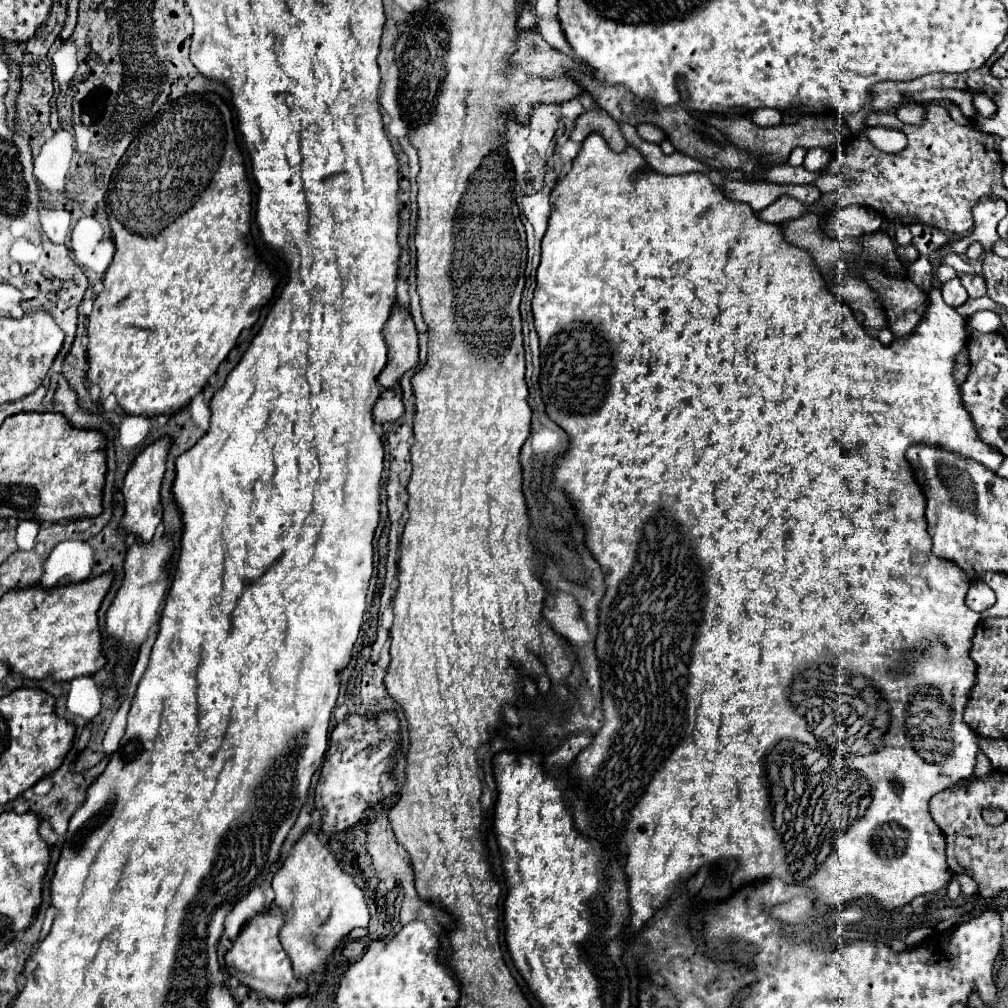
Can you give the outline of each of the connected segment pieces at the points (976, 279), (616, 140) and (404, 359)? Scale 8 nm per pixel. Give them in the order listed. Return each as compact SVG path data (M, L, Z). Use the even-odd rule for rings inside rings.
M962 274L962 284L968 290L970 298L978 298L986 294L986 282L982 276L972 276L972 274Z
M590 110L586 114L582 114L578 120L576 120L576 126L574 126L574 132L570 134L570 140L574 142L582 142L588 134L600 134L602 138L606 138L608 146L614 150L614 152L622 152L628 142L624 140L624 136L620 134L620 128L618 124L612 120L612 116L606 112L606 110Z
M394 304L382 334L388 346L388 364L378 376L378 382L384 388L396 388L402 374L418 362L418 332L410 310Z

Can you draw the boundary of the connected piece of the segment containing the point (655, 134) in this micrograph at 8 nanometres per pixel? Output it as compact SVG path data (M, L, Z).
M640 124L640 138L654 142L654 144L660 144L664 140L664 132L652 124Z

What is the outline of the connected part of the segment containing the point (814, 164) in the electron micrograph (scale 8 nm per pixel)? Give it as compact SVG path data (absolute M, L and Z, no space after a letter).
M813 148L807 151L803 166L808 172L820 174L830 164L830 160L832 160L832 152L830 150Z

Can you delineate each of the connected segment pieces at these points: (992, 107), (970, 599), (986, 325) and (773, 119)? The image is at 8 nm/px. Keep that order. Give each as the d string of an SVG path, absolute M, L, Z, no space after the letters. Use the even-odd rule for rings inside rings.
M978 94L976 98L974 98L974 106L976 106L976 110L978 110L978 114L980 116L994 116L994 112L996 112L996 104L992 102L992 98L988 98L986 94Z
M982 580L976 582L976 584L972 584L970 590L968 590L968 594L966 594L966 606L970 610L976 610L976 612L988 610L994 602L996 602L996 596L992 594L992 590Z
M982 310L966 318L966 336L972 336L972 332L996 332L998 328L1002 328L1002 322L992 310Z
M754 110L752 120L758 126L776 126L782 120L782 112L780 110Z

